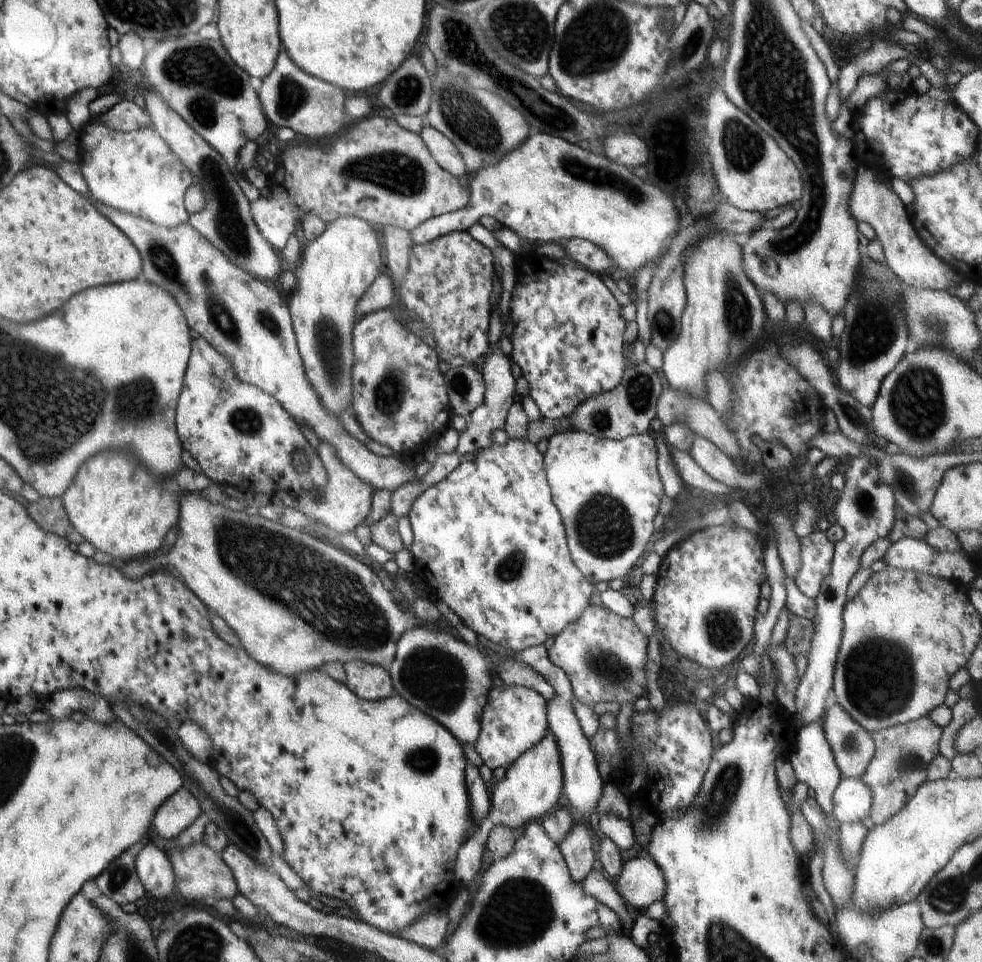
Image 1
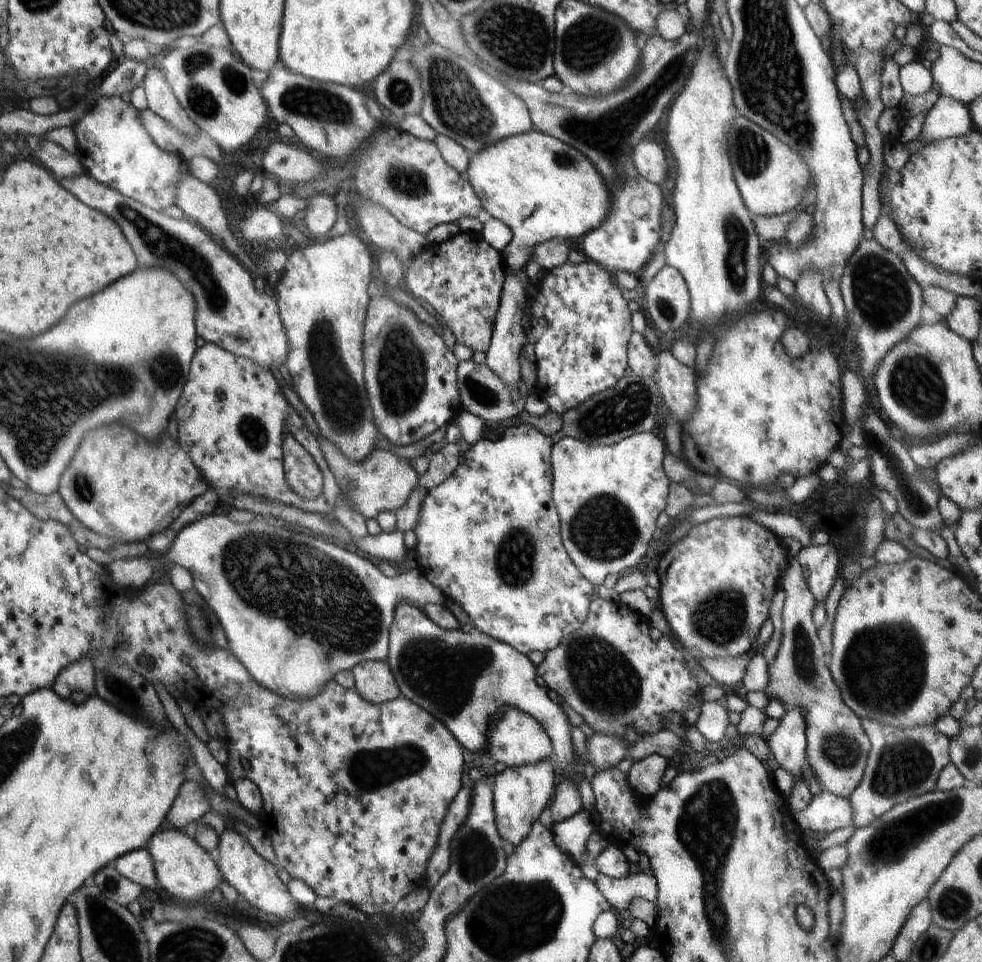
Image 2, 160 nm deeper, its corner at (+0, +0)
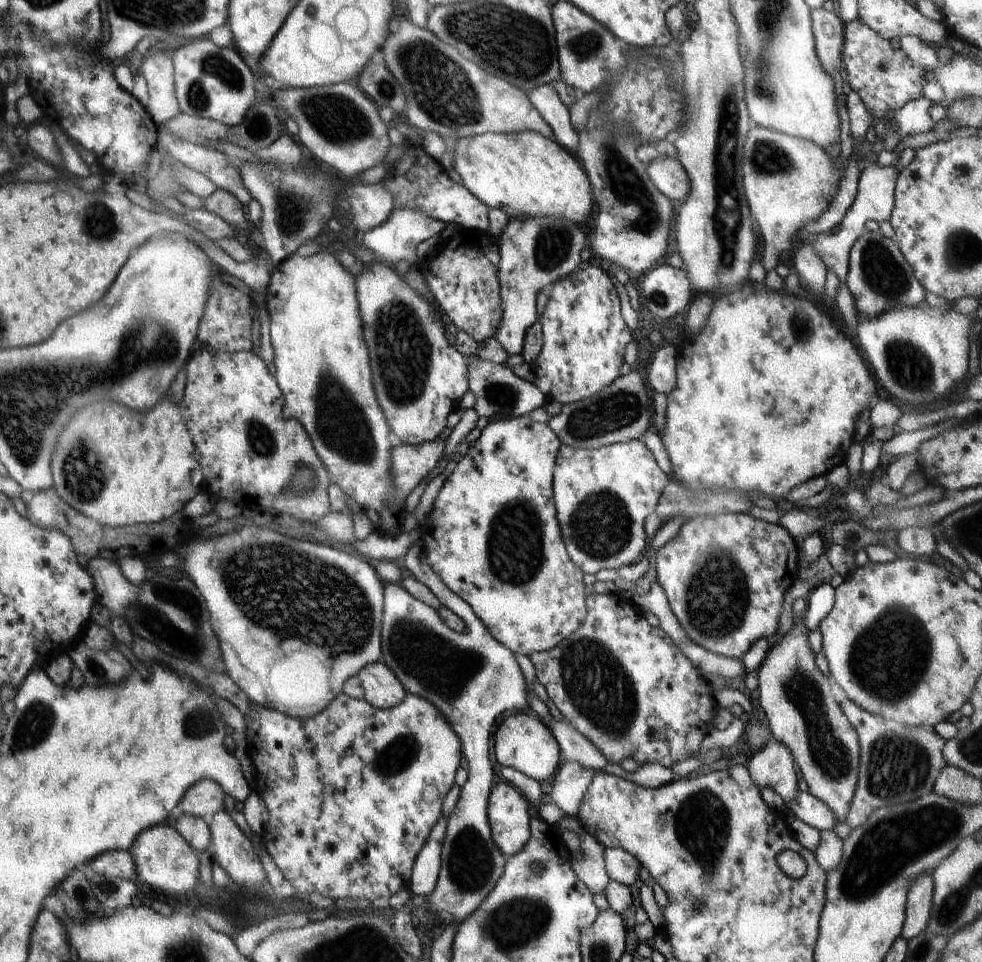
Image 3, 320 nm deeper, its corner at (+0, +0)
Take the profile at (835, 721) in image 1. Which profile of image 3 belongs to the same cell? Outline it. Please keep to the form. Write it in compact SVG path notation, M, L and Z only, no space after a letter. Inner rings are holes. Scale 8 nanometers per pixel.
M794 617L794 627L779 645L771 647L764 662L757 668L757 681L761 717L771 736L783 744L793 756L795 767L802 772L808 790L833 812L837 822L845 822L858 782L860 743L858 733L843 714L830 688L830 680L817 668L815 657L808 647L808 632L803 617Z

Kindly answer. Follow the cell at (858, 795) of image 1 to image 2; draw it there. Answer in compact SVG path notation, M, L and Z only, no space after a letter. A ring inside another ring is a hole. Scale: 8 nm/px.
M817 791L810 804L799 813L794 812L800 830L832 832L853 825L853 809L849 800L828 791Z

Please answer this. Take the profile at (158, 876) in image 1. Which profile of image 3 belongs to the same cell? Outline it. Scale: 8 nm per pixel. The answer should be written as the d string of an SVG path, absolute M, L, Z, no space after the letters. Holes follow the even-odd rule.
M110 851L100 854L94 860L90 860L88 866L94 870L96 875L134 880L138 883L135 864L128 851Z

